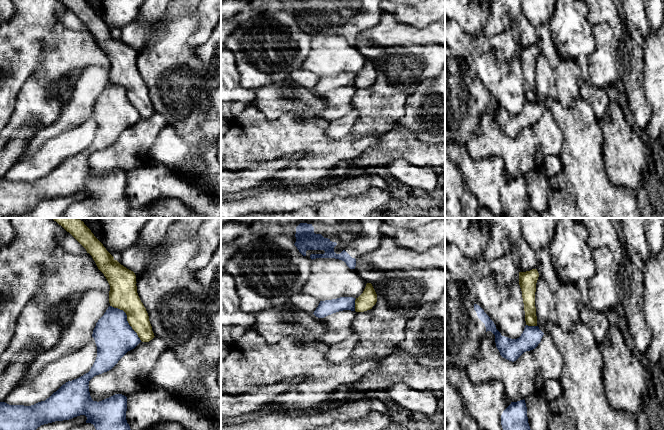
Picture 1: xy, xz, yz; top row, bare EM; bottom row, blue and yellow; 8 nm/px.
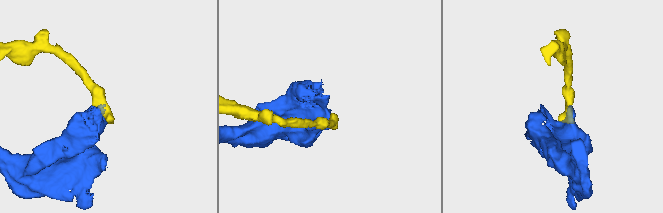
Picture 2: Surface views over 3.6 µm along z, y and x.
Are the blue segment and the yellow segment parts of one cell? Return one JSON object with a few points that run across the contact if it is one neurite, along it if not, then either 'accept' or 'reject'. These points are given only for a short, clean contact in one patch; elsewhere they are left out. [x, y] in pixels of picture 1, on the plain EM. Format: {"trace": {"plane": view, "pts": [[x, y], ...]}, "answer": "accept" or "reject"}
{"trace": {"plane": "xy", "pts": [[110, 81], [121, 85], [125, 89], [128, 100], [141, 116]]}, "answer": "reject"}

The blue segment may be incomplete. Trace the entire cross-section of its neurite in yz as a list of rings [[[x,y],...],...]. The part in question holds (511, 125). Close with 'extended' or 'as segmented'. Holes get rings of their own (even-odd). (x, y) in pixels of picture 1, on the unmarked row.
[[[445,43],[445,141],[466,145],[468,139],[478,132],[481,117],[487,107],[495,111],[495,119],[500,131],[512,138],[524,128],[535,125],[544,111],[538,102],[526,101],[517,115],[502,112],[490,93],[469,73],[465,61],[457,58]]] | extended

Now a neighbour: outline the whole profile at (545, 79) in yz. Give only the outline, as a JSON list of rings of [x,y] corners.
[[[539,51],[536,59],[535,83],[537,102],[543,109],[545,109],[545,101],[548,98],[559,101],[555,73],[550,61],[541,51]]]

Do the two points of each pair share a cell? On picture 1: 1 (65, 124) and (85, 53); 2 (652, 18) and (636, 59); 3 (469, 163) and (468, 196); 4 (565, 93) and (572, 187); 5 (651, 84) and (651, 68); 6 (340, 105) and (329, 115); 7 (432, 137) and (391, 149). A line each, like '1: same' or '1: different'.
1: different
2: different
3: different
4: different
5: same
6: same
7: different

